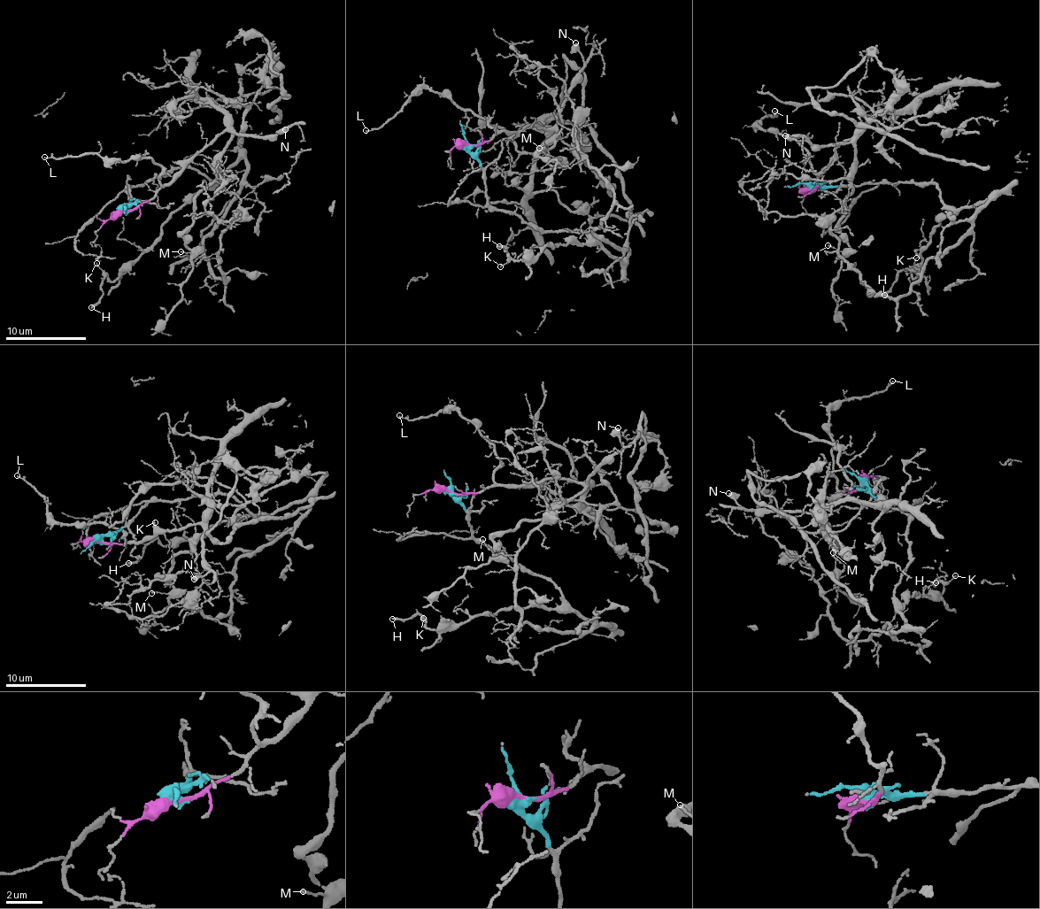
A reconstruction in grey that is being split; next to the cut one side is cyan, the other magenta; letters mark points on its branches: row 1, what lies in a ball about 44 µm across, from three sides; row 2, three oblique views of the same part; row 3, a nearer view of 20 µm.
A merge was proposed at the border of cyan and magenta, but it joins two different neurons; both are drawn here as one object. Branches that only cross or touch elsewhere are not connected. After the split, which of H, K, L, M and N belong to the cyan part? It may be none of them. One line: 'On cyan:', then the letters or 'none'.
On cyan: H, K

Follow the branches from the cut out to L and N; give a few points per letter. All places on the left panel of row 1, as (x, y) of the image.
L: (123, 211), (134, 211), (161, 187), (161, 168), (150, 158), (111, 160), (88, 153), (44, 157)
N: (123, 211), (134, 211), (173, 184), (221, 133), (270, 140), (287, 132), (284, 128)

